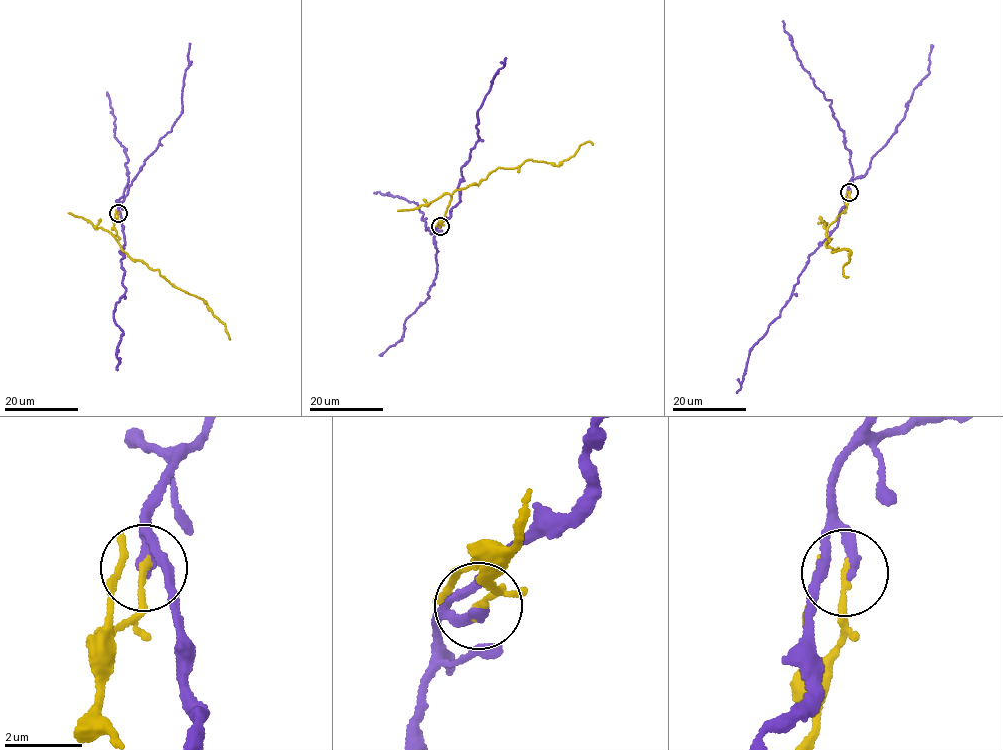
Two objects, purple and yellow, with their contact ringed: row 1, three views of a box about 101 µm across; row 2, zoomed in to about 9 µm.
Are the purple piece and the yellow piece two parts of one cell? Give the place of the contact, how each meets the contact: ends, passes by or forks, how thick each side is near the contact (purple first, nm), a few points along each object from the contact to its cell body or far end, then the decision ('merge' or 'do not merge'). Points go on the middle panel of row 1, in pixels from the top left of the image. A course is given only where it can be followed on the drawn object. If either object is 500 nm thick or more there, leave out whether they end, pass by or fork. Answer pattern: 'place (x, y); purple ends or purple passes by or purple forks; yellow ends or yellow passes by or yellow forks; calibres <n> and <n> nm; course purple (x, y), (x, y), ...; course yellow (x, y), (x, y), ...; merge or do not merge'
place (440, 226); purple ends; yellow ends; calibres 300 and 170 nm; course purple (440, 226), (460, 202), (458, 186), (463, 179), (461, 169), (479, 140), (477, 111), (506, 58); course yellow (440, 226), (457, 189), (527, 160), (557, 165), (581, 144), (593, 145); do not merge

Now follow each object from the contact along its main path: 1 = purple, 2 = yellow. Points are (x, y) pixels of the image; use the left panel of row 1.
1: (118, 213), (124, 243), (119, 251), (126, 291), (113, 313), (123, 332), (117, 370)
2: (118, 213), (114, 228), (121, 248), (133, 259), (159, 271), (172, 284), (205, 301), (230, 339)

